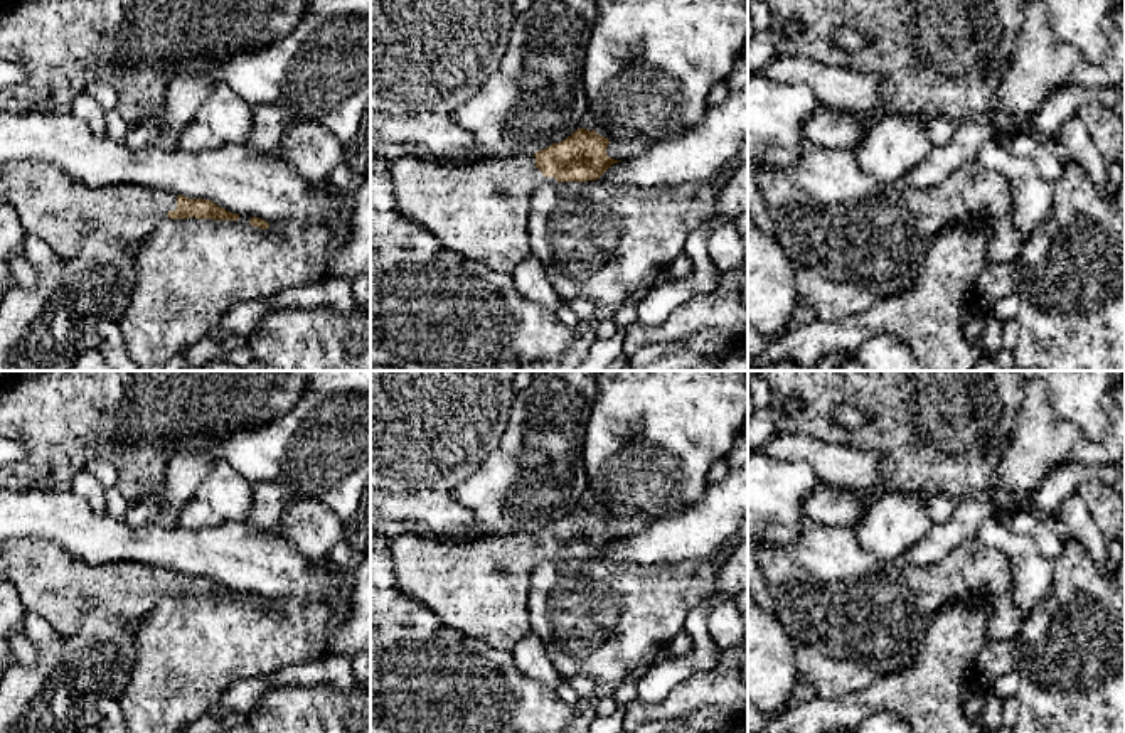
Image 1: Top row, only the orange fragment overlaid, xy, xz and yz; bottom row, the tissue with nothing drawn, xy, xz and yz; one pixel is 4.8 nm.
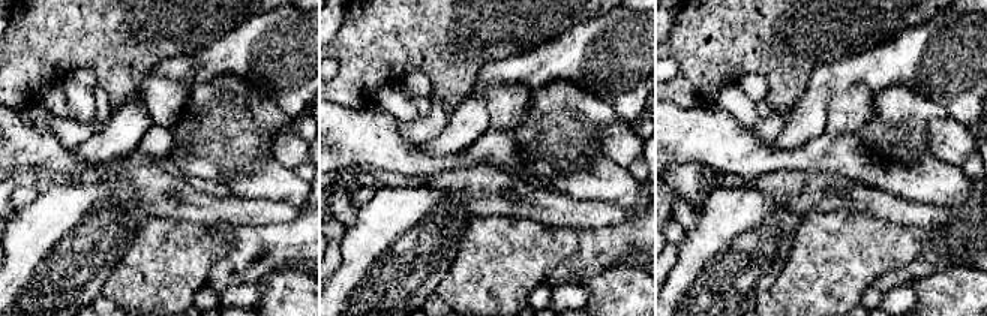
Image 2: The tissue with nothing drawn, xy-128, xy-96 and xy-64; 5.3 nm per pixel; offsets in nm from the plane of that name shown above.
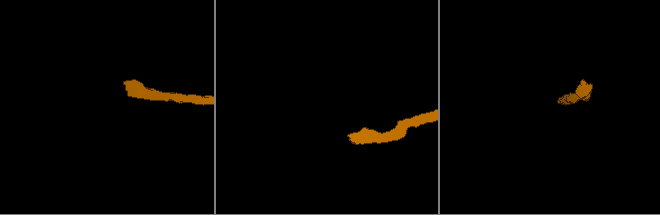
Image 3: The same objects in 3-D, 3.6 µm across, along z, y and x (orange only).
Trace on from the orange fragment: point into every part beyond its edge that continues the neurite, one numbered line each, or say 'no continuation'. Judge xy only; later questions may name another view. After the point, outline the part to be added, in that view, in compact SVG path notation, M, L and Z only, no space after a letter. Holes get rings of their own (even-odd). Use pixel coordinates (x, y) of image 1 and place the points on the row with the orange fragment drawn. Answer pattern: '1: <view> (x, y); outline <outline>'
1: xy (51, 204); outline M35 160L0 165L0 201L15 209L25 233L40 238L62 258L71 258L79 239L91 231L99 231L121 244L140 244L170 211L177 209L177 195L172 192L133 184L94 189L54 165Z

